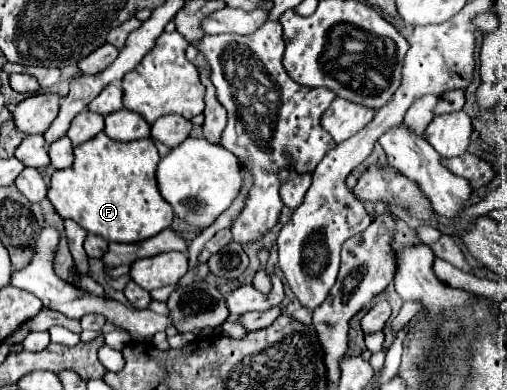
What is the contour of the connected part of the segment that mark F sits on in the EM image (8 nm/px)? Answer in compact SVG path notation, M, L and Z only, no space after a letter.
M105 133L95 135L87 143L75 147L75 161L69 169L59 169L51 177L51 185L47 189L47 199L53 203L55 211L63 219L73 219L85 231L101 235L107 241L119 243L137 243L149 239L171 225L175 213L173 207L161 197L155 183L155 169L159 163L157 147L153 139L137 139L137 141L113 141Z

